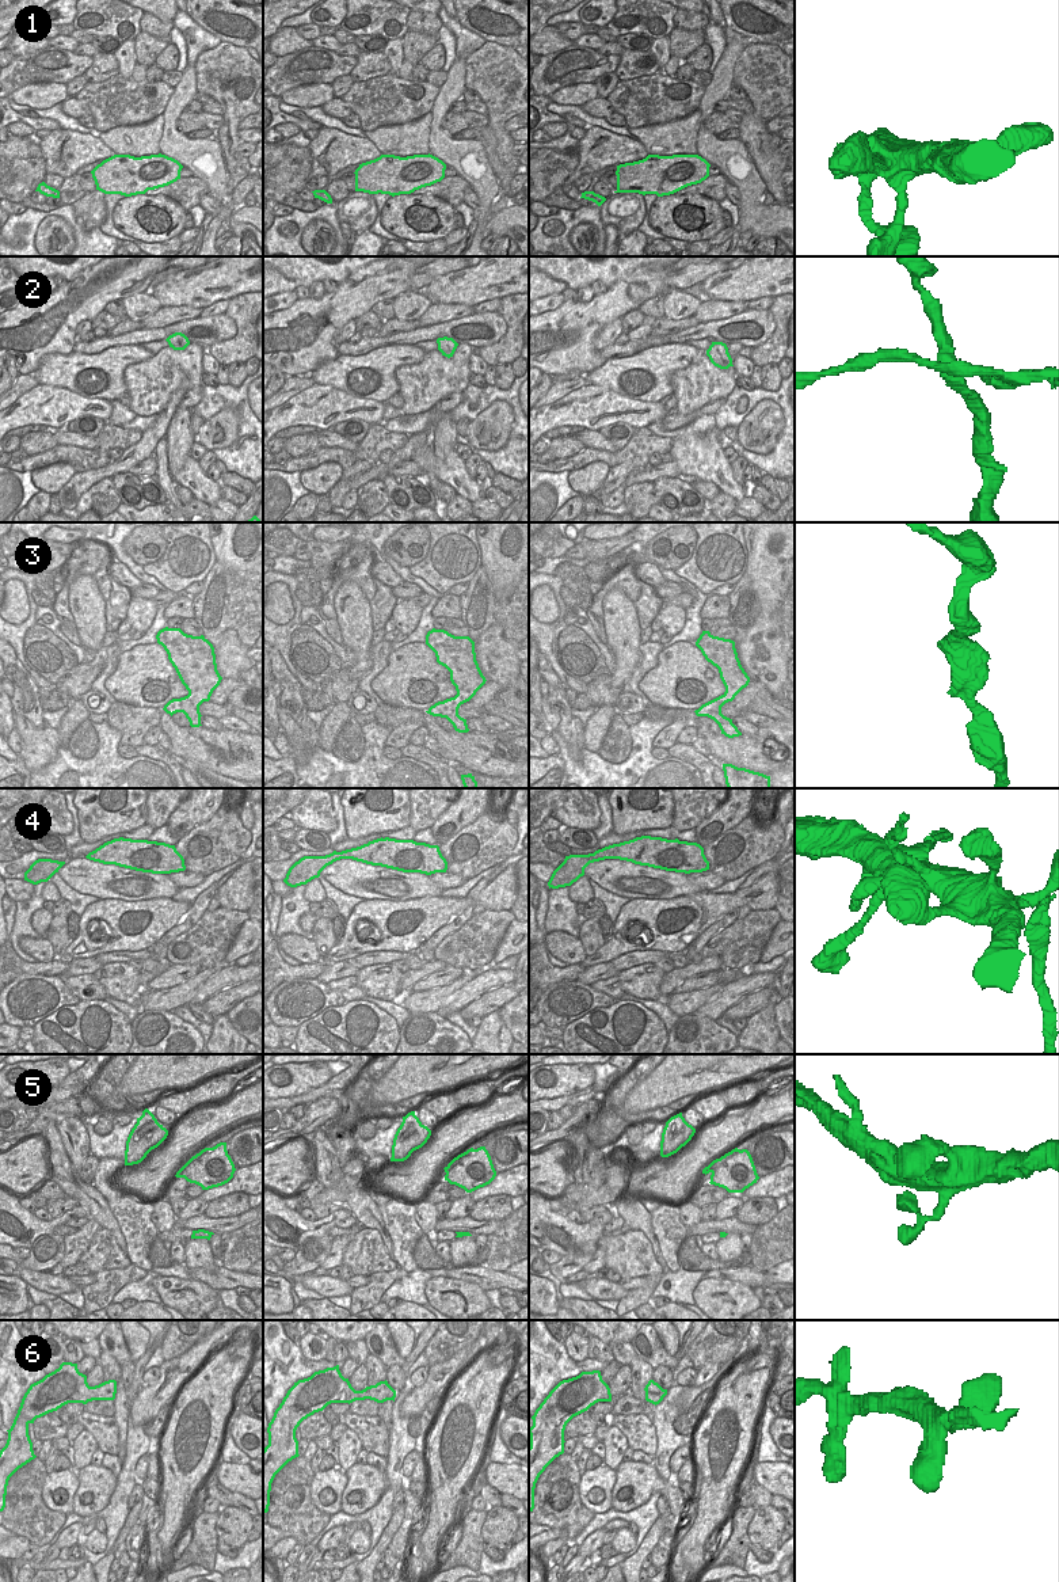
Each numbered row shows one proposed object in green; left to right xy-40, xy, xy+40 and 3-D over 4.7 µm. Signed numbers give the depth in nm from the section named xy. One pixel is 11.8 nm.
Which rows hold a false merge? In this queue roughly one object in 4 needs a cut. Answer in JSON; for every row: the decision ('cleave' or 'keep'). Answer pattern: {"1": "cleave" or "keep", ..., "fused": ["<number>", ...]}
{"1": "keep", "2": "keep", "3": "keep", "4": "keep", "5": "keep", "6": "keep", "fused": []}

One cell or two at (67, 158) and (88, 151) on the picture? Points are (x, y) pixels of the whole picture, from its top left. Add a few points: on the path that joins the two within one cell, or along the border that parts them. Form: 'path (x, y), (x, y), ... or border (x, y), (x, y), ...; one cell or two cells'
path (72, 152), (83, 151); one cell

